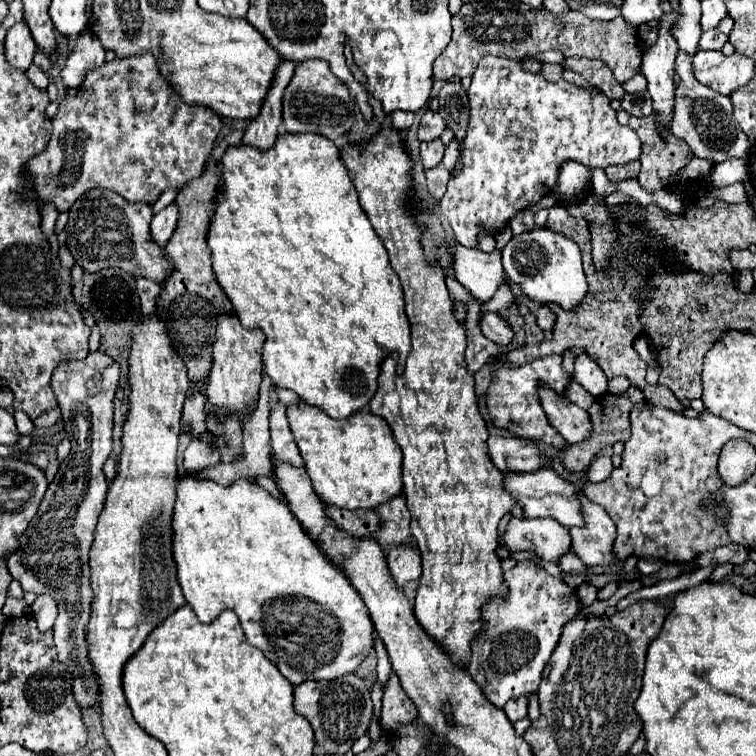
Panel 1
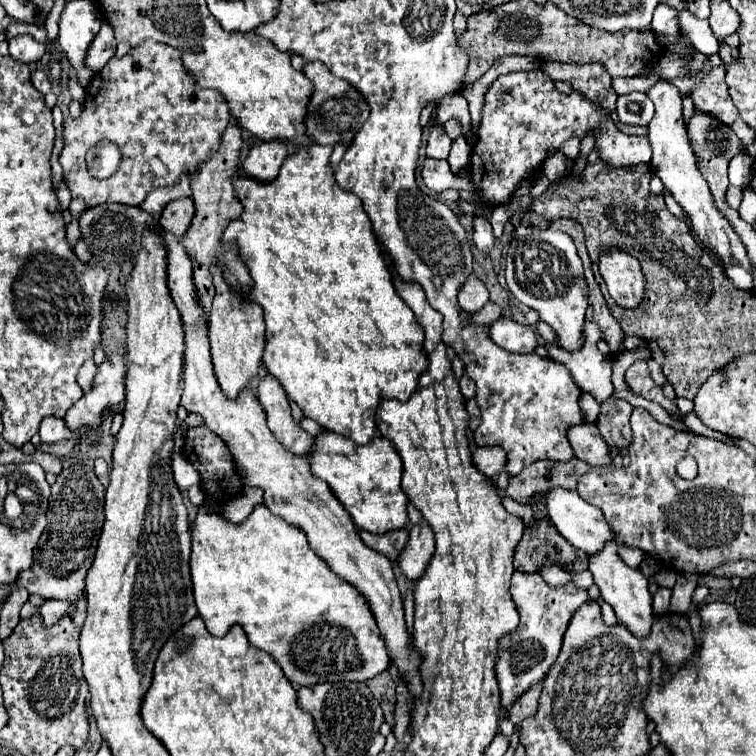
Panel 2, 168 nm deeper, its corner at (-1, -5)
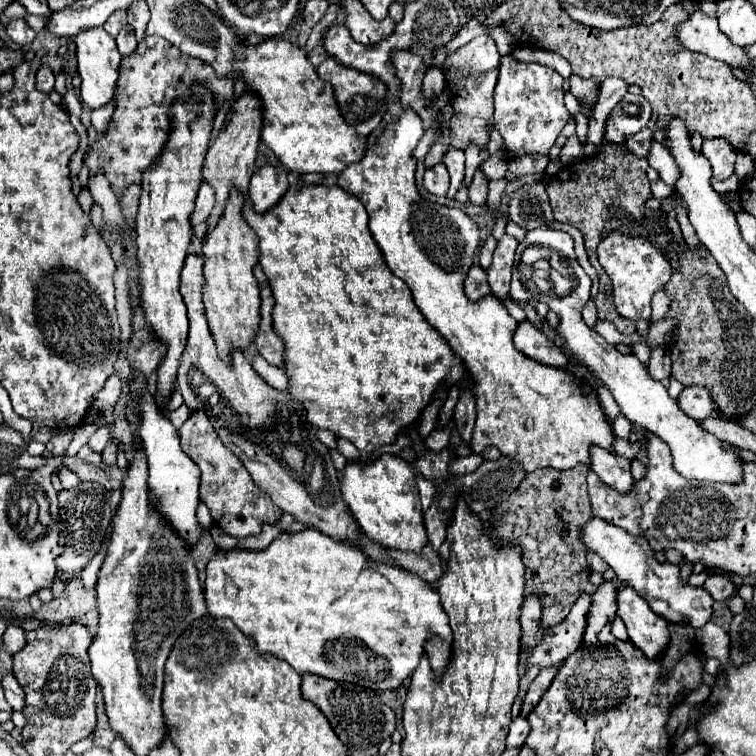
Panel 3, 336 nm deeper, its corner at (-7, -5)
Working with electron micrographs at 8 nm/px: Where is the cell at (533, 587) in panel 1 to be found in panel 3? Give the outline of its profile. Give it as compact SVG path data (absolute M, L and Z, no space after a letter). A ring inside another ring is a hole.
M581 592L579 598L577 598L577 602L573 604L571 612L567 614L567 618L563 622L551 626L551 628L545 628L541 624L541 610L543 610L541 596L539 594L527 594L523 598L521 616L519 616L521 630L523 630L521 652L519 652L519 666L521 666L521 670L529 670L533 666L539 666L539 668L561 666L561 662L579 648L579 642L581 642L583 630L585 630L585 616L587 616L589 606L591 606L591 596L587 592Z

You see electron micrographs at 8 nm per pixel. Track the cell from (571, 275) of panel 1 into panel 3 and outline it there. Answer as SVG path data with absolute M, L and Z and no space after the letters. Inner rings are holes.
M543 228L543 230L533 230L527 232L527 238L519 246L549 246L555 252L563 252L567 256L567 264L575 272L575 284L573 288L559 296L555 290L551 294L541 294L545 298L537 298L539 294L533 296L537 302L545 302L557 316L559 316L559 326L557 326L557 336L565 350L577 358L581 364L585 364L593 374L605 382L605 386L611 390L615 402L621 408L621 414L627 416L633 424L639 428L647 428L649 432L657 434L663 438L663 442L669 444L671 454L673 454L673 464L675 470L685 476L685 478L695 478L695 480L707 480L707 482L737 482L741 478L741 458L733 452L725 452L721 442L705 432L697 420L687 418L683 410L679 410L677 400L673 400L665 386L657 380L653 380L647 370L641 366L641 362L633 354L619 354L615 346L607 344L595 330L589 330L589 326L583 322L581 310L591 298L591 278L585 274L585 270L579 266L575 252L573 252L573 238L569 234L563 234L563 230L553 230L553 228Z

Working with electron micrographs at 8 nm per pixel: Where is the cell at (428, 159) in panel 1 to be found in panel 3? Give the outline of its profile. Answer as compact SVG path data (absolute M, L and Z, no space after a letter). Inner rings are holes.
M435 164L433 168L427 168L423 184L425 184L425 188L431 194L435 194L435 196L447 196L447 190L449 190L447 168L443 164Z

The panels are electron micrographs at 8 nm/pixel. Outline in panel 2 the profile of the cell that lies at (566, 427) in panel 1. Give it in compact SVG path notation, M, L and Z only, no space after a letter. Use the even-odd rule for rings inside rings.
M581 424L569 428L569 442L575 450L575 456L589 466L609 468L611 466L611 450L605 446L595 424Z

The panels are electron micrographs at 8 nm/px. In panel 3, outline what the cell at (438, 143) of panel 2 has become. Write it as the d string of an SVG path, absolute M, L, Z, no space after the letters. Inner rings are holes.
M449 148L443 156L443 164L447 166L449 170L449 176L451 176L451 188L449 188L449 194L447 198L455 198L461 182L463 182L463 174L465 174L465 156L463 156L463 150L459 148Z

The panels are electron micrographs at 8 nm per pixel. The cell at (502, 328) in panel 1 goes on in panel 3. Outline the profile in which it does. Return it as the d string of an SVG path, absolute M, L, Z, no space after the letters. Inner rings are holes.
M531 322L517 324L517 330L513 334L513 344L525 356L529 356L541 364L555 366L555 368L565 368L565 364L567 364L567 356L555 344L551 344L551 340Z

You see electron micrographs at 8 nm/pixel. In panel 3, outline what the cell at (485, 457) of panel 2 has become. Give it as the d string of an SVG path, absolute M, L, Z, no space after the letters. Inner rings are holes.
M469 454L469 456L465 456L465 458L453 460L451 466L449 466L449 470L451 470L453 474L469 474L469 472L477 470L477 468L483 464L483 460L485 460L485 458L483 458L481 454Z

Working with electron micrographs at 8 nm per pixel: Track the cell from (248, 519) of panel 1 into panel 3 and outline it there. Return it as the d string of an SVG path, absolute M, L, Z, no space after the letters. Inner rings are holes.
M305 528L301 532L289 534L289 532L281 532L265 550L215 550L209 564L207 564L207 580L205 580L205 602L207 602L207 610L209 616L213 618L229 618L237 628L241 628L245 634L253 636L257 642L257 650L261 654L275 654L277 658L289 662L295 672L299 674L317 674L323 678L331 678L337 682L353 682L371 690L389 690L389 688L399 688L417 668L419 658L425 654L429 654L431 658L431 666L435 670L437 676L443 674L447 660L449 660L449 648L451 648L451 628L449 628L449 618L439 602L439 594L421 578L417 578L415 574L397 568L397 566L389 566L389 564L379 564L371 558L367 558L359 548L353 548L345 542L335 542L329 536L321 534L315 528Z

